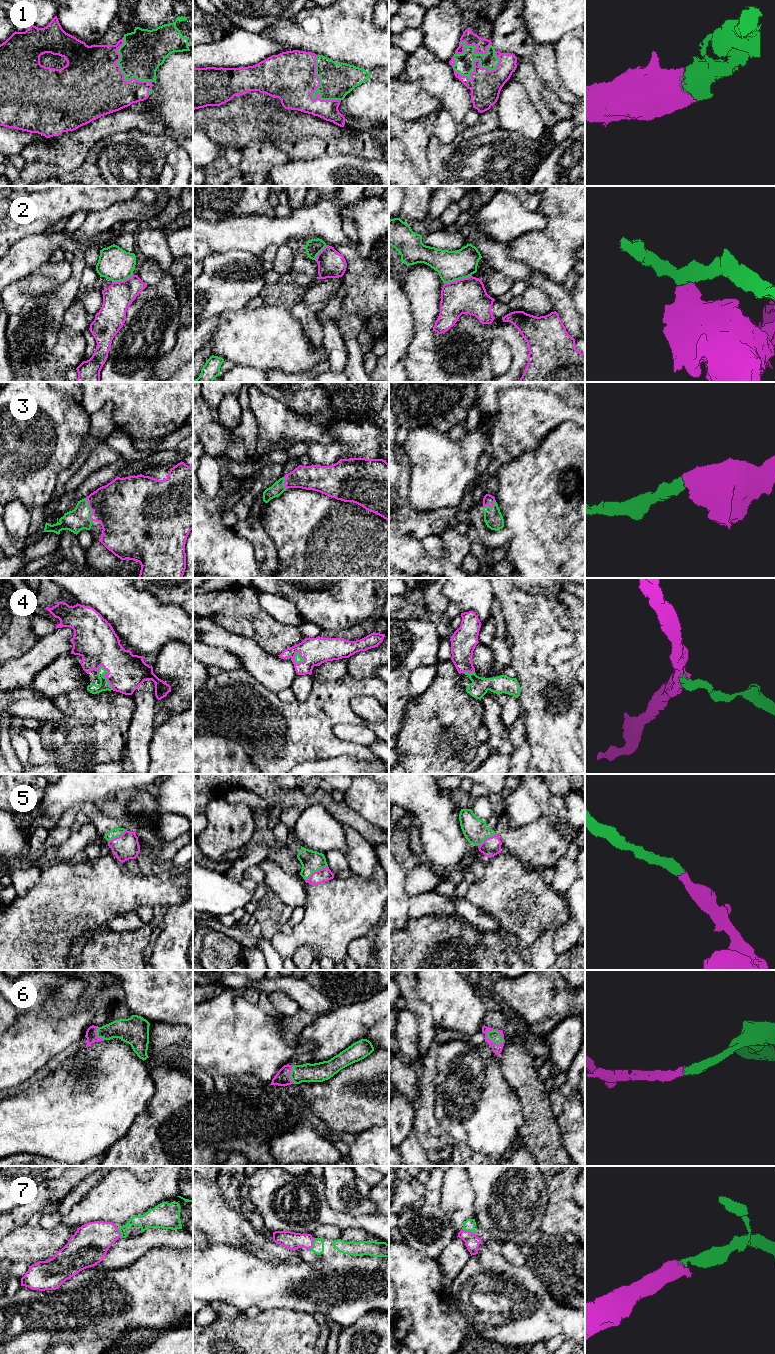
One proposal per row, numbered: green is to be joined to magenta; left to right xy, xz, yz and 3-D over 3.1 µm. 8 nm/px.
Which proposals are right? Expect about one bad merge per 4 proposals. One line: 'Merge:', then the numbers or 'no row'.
Merge: 1, 3, 4, 5, 6, 7

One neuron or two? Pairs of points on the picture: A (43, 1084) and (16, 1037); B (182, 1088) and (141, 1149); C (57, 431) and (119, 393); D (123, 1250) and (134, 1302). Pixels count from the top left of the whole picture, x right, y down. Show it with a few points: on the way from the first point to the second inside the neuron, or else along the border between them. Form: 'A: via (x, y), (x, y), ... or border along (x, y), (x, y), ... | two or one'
A: border along (38, 1071), (18, 1086) | two
B: via (175, 1103), (157, 1121), (153, 1134) | one
C: border along (79, 404), (90, 414) | two
D: border along (145, 1252), (127, 1266), (104, 1269) | two

